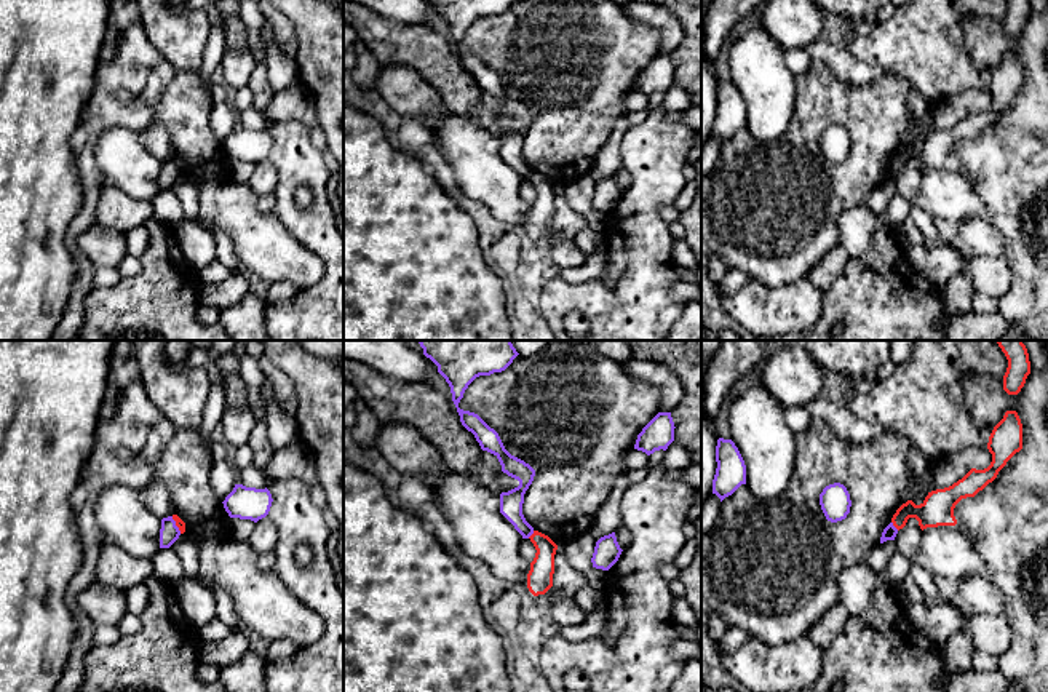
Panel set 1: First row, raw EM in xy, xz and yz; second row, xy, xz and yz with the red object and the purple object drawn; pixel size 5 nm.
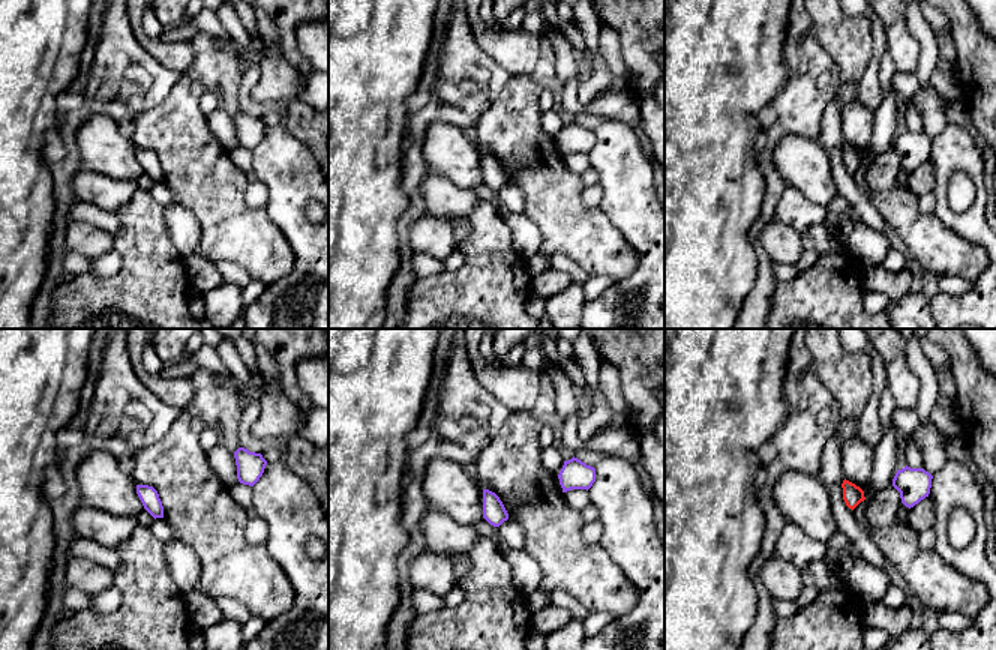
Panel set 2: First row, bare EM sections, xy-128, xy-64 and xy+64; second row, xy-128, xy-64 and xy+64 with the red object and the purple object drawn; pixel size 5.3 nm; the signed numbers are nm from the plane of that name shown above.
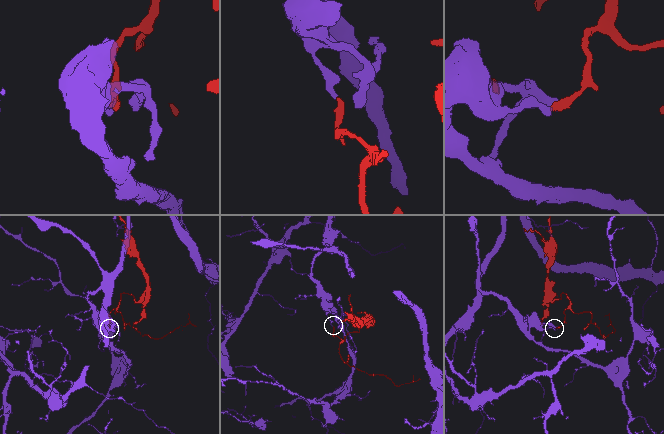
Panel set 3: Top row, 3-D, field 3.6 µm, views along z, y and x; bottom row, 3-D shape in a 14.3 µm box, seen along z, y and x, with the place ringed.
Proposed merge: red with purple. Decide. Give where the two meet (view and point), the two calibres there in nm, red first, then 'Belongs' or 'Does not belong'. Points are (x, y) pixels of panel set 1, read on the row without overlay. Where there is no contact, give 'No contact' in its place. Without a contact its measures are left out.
Touches red at yz (895, 168). Thickness 160 nm (red) against 70 nm. Belongs

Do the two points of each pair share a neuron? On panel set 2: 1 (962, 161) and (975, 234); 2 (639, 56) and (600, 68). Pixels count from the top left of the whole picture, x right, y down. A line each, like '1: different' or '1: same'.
1: same
2: different

